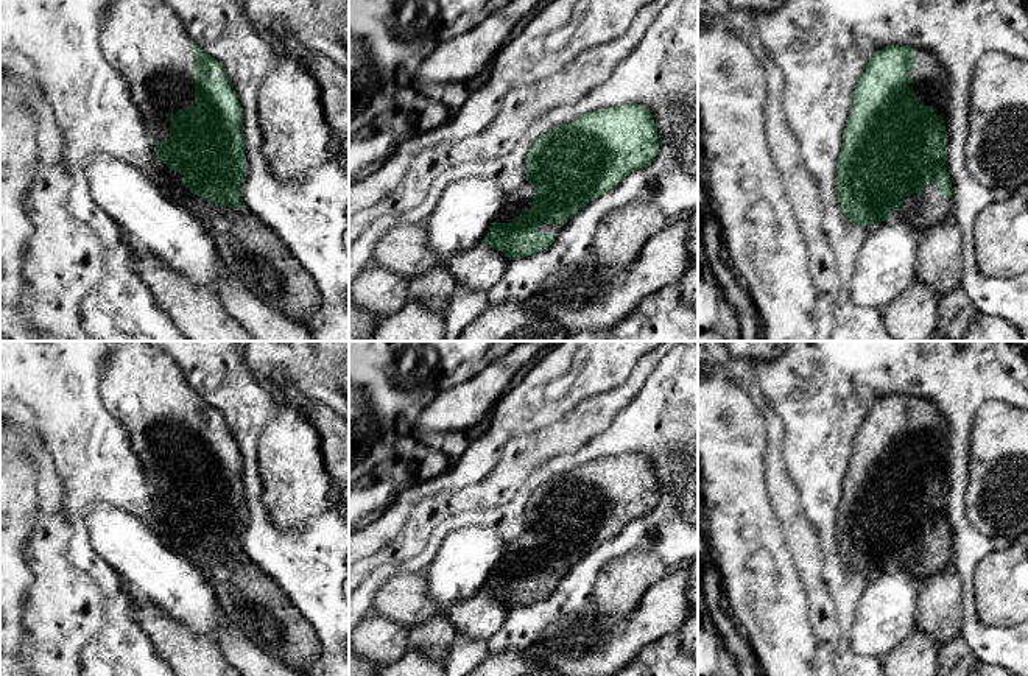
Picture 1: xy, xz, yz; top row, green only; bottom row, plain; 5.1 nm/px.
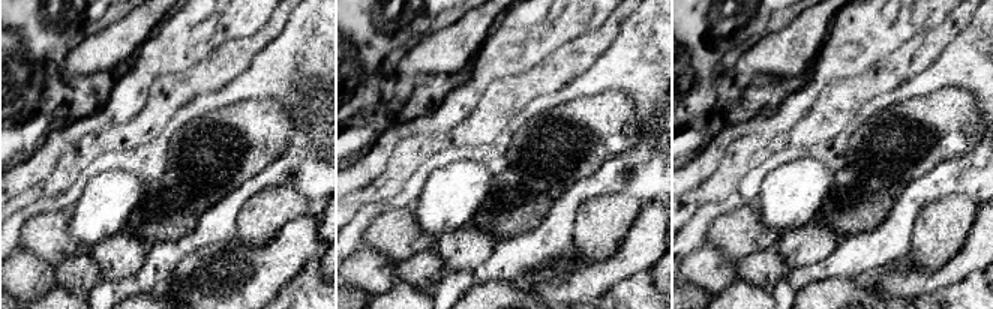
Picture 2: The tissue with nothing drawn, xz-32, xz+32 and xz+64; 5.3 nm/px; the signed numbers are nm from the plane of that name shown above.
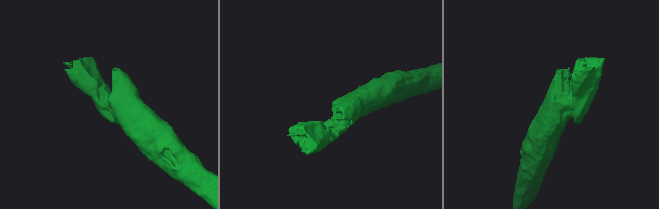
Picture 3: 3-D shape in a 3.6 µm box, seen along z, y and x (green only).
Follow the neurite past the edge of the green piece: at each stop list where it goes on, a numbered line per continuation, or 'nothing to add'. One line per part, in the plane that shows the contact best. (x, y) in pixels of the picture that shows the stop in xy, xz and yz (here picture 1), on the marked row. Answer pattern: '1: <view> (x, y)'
1: xy (145, 39)

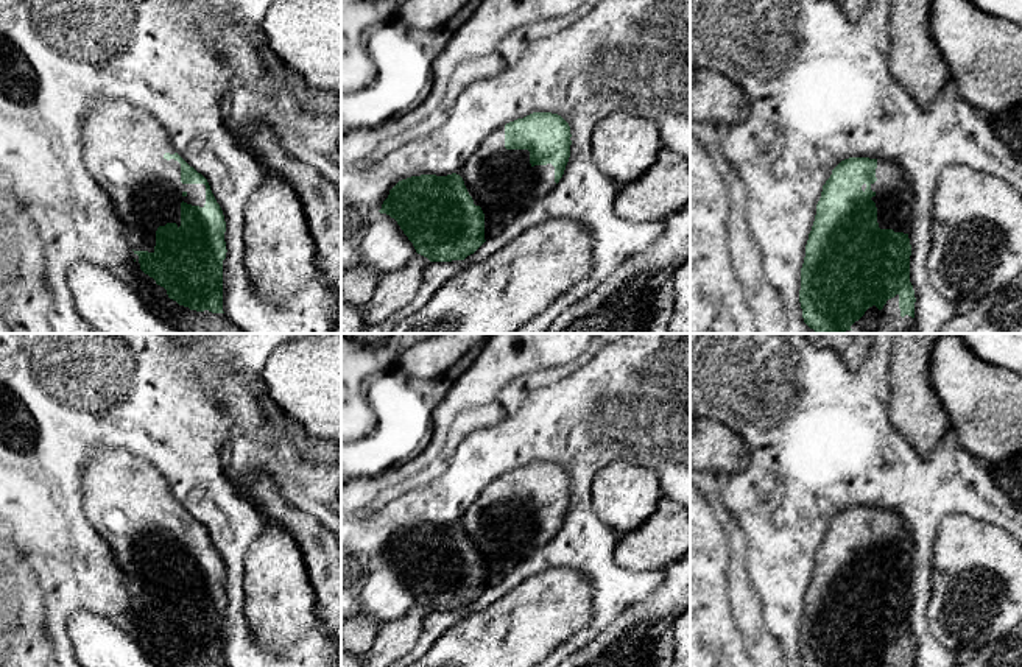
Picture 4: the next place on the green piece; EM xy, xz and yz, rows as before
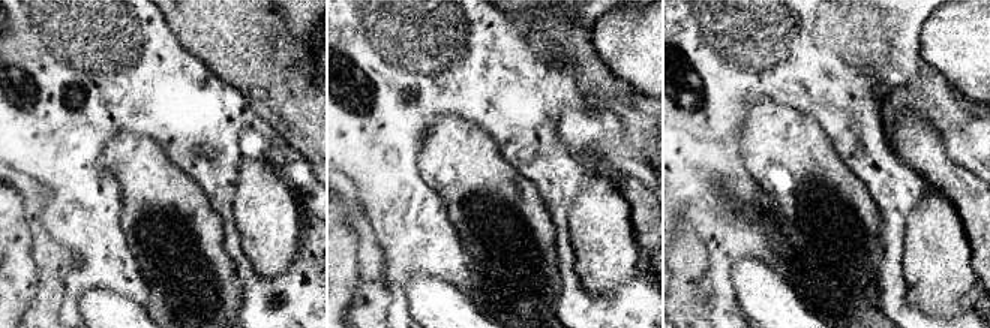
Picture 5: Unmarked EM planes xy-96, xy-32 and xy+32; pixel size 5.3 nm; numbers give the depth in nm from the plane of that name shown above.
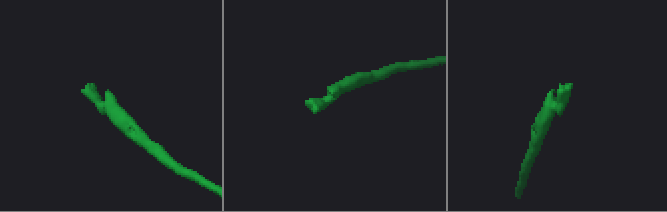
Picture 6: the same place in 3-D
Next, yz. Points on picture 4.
1: yz (893, 192)

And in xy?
1: xy (123, 145)

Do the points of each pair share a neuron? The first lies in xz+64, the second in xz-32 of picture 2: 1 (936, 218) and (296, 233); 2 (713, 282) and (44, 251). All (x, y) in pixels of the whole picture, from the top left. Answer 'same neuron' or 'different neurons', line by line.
1: different neurons
2: different neurons

